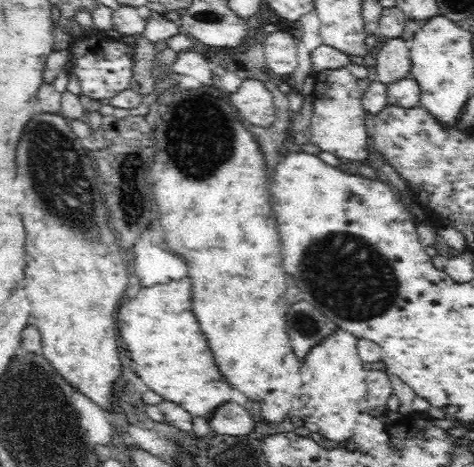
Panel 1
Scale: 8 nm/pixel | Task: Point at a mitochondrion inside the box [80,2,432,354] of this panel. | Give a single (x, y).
(361, 284)

